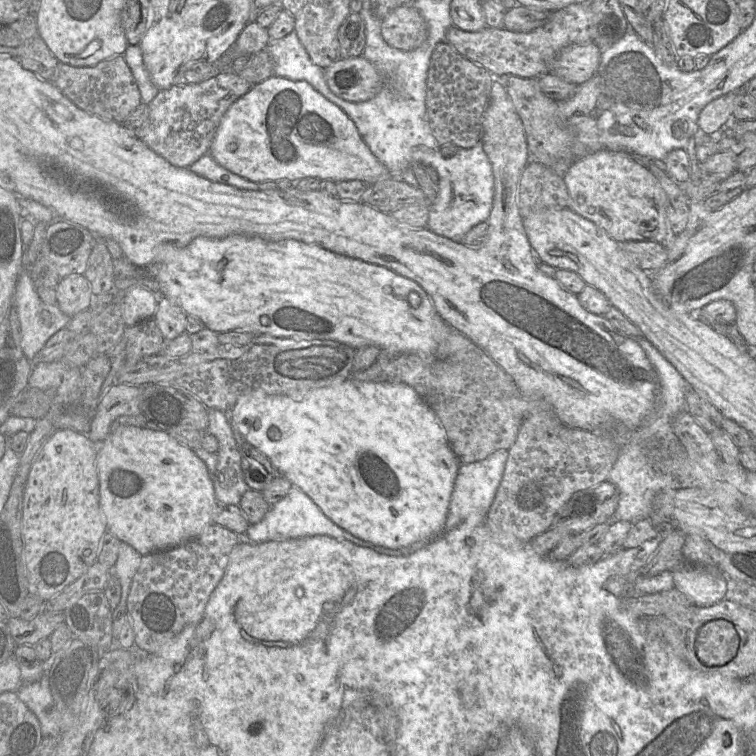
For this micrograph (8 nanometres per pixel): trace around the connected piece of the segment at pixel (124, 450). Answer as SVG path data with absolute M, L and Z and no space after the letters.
M121 426L112 430L102 443L96 444L100 506L106 516L108 532L121 542L146 556L184 544L213 524L212 514L217 500L210 472L193 450L178 443L167 432Z

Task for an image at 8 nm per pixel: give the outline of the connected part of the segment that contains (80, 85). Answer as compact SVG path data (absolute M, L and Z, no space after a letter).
M123 55L92 67L74 67L58 62L54 84L80 109L119 124L141 104L140 92Z

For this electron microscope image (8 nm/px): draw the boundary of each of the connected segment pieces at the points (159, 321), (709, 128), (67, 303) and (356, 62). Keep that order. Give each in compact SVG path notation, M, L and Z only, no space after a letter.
M159 297L159 303L153 319L159 327L165 341L172 340L186 332L188 315L176 303L166 297Z
M737 91L723 95L707 104L699 114L698 126L706 134L719 131L733 120Z
M71 274L61 279L55 290L56 305L70 318L89 309L94 299L90 282L83 274Z
M362 55L338 59L324 73L330 91L348 102L367 101L381 88L380 74Z

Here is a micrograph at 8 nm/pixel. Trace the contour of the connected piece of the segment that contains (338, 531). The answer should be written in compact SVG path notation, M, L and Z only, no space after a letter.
M293 487L284 499L271 506L260 522L250 525L244 536L252 543L267 543L299 537L329 537L337 541L349 542L359 547L374 547L372 544L353 536L335 524L306 493L297 487Z

